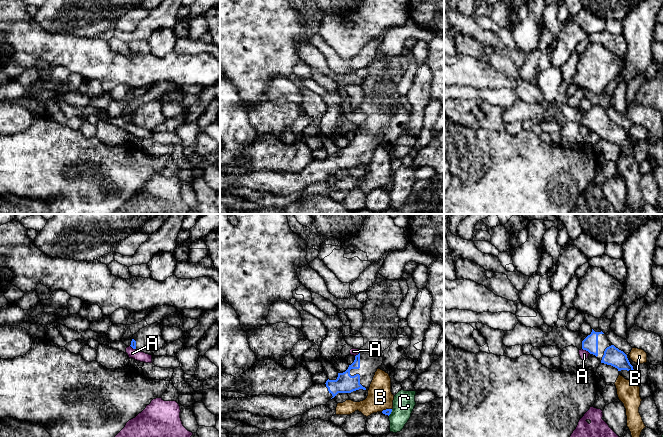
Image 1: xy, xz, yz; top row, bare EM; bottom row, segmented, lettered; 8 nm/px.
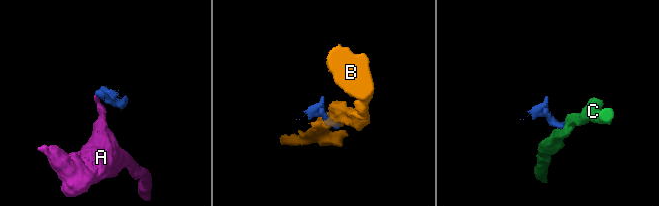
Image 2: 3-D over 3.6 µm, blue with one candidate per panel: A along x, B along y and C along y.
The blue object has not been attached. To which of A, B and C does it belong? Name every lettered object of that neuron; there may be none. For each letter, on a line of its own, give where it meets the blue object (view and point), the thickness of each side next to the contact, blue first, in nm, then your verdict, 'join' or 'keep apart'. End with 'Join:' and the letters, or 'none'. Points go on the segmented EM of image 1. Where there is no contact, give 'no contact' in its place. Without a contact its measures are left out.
A: yz (586, 350) | 120/70 nm | keep apart
B: xz (386, 409) | 50/200 nm | keep apart
C: xz (391, 411) | 50/180 nm | keep apart
Join: none

